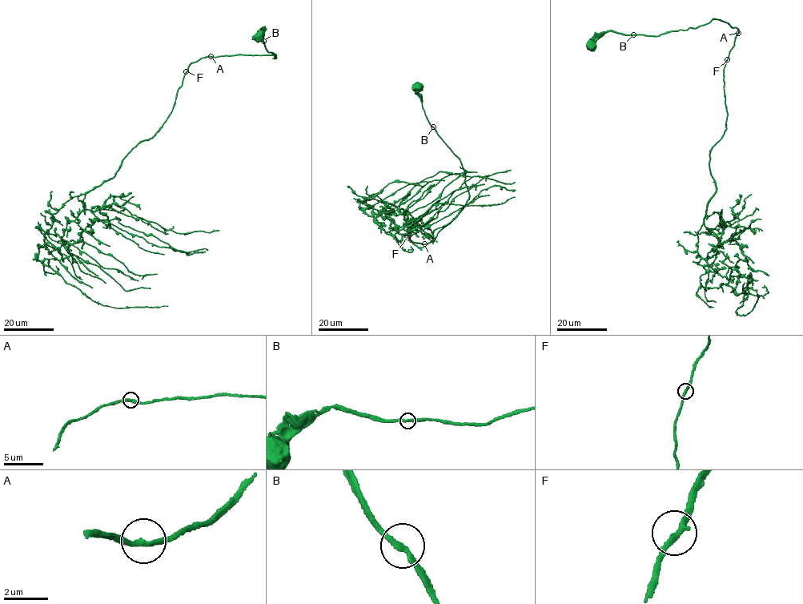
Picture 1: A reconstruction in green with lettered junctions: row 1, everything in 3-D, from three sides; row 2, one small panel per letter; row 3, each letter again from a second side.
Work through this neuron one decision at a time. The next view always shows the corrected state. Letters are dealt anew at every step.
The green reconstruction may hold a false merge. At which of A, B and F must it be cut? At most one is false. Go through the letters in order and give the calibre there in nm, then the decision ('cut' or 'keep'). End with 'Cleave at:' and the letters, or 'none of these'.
A: 240 nm | keep
B: 240 nm | keep
F: 240 nm | keep
Cleave at: none of these

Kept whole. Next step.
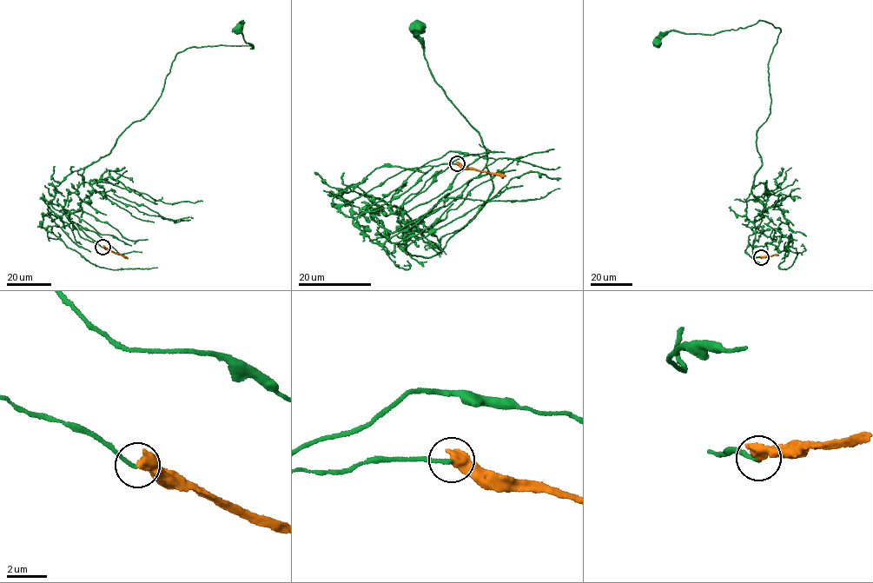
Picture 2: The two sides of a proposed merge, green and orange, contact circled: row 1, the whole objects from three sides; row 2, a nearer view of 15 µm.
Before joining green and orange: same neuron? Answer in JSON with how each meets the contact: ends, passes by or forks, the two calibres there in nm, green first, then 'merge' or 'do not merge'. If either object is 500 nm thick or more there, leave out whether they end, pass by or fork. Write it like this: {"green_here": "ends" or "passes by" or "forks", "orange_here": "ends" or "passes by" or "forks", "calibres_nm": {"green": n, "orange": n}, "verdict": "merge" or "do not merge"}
{"calibres_nm": {"green": 180, "orange": 550}, "verdict": "do not merge"}

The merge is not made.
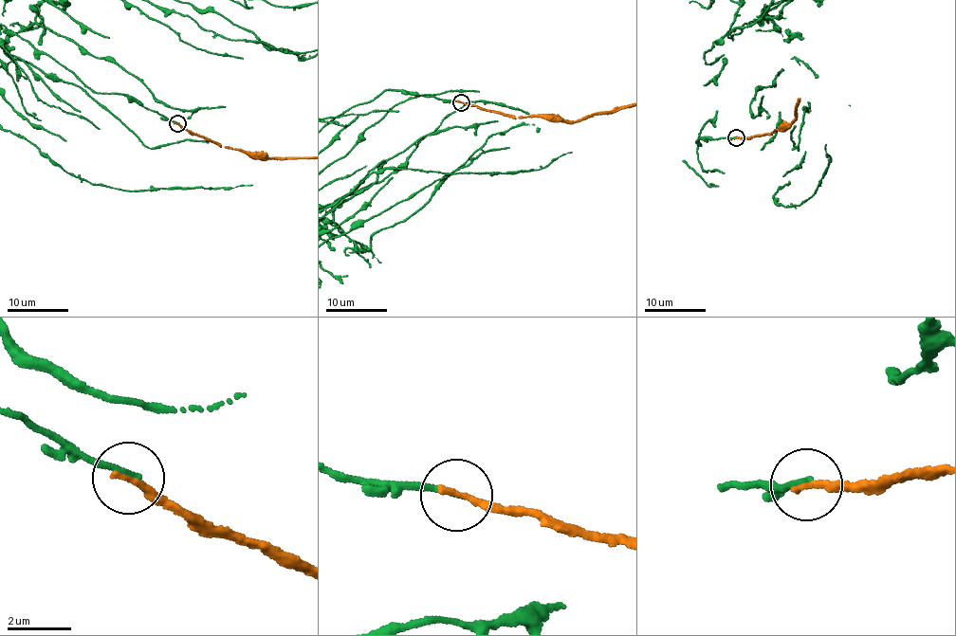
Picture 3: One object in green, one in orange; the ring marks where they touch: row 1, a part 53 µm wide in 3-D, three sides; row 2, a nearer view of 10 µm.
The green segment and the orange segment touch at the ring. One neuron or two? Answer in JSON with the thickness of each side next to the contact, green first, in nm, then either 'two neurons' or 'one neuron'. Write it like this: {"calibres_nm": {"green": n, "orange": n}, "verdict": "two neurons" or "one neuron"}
{"calibres_nm": {"green": 180, "orange": 240}, "verdict": "two neurons"}

